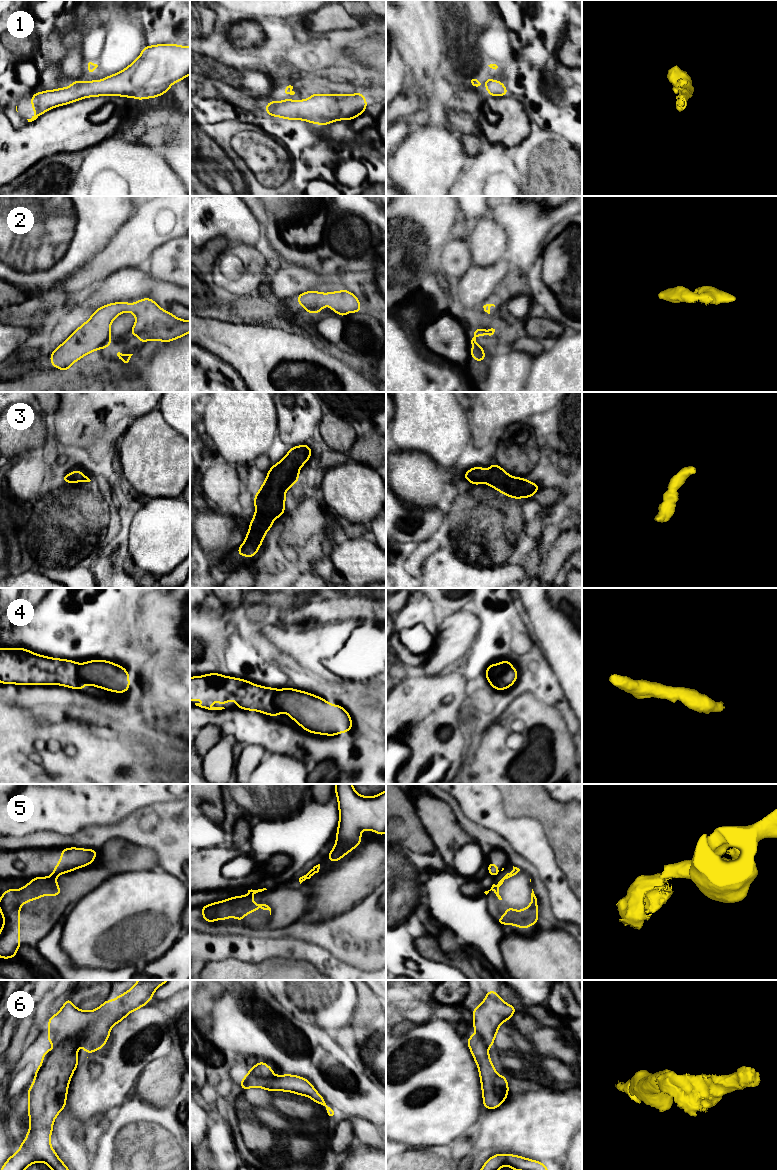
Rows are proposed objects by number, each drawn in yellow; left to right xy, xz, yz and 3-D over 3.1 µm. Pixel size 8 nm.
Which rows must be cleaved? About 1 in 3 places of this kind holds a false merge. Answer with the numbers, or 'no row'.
5, 6

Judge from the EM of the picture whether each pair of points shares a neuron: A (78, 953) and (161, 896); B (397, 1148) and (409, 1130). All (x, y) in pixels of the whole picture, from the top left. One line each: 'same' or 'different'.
A: same
B: different

